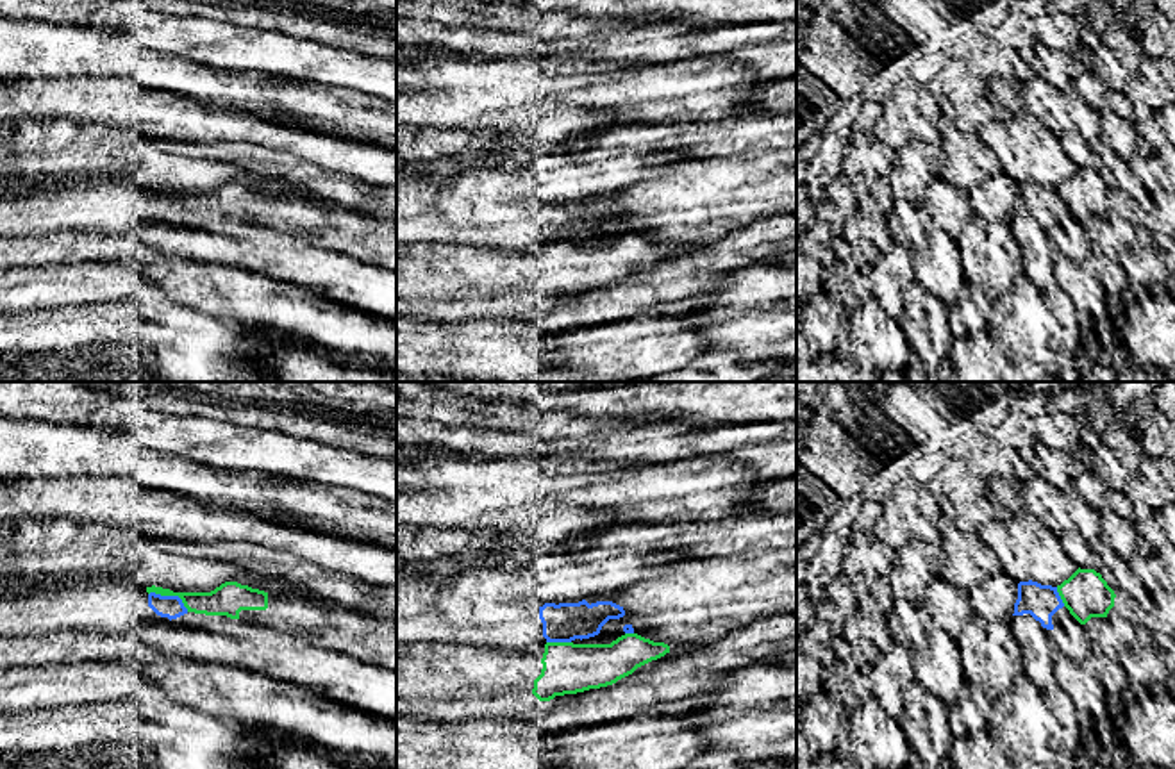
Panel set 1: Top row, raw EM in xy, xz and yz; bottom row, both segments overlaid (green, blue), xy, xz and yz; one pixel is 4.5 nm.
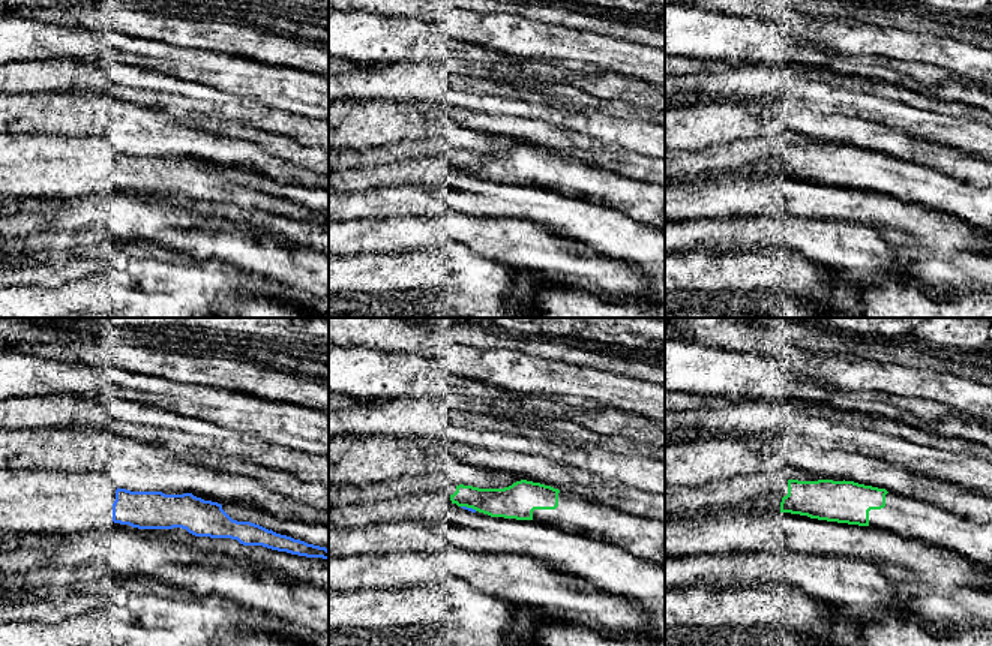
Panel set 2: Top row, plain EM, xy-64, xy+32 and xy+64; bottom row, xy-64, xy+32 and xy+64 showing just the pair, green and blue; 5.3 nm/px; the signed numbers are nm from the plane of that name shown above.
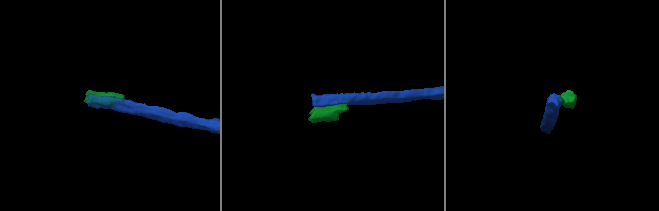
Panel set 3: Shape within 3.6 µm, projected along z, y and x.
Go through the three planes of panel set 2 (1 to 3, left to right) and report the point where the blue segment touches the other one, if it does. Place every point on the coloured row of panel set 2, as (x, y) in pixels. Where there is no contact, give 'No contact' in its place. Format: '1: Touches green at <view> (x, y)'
1: No contact
2: Touches green at xy+32 (468, 507)
3: No contact

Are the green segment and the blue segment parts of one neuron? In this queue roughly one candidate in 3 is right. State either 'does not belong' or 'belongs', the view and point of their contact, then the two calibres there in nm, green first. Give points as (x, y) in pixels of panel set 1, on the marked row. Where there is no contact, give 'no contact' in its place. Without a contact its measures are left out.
does not belong; meets green in xy at (170, 595); 140 nm thick on the green side, 110 nm on the other

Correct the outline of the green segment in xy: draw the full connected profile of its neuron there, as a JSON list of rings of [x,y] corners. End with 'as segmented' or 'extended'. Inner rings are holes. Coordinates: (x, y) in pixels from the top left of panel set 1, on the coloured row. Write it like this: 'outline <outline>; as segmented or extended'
outline [[[225,582],[211,592],[173,592],[155,585],[146,587],[146,592],[179,596],[188,612],[227,616],[230,619],[239,619],[241,610],[268,608],[268,592],[241,585],[238,582]]]; as segmented

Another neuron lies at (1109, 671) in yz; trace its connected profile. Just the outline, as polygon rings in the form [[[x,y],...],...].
[[[1095,649],[1088,657],[1088,666],[1104,687],[1105,699],[1098,699],[1098,707],[1091,708],[1093,721],[1104,723],[1107,719],[1116,724],[1121,717],[1121,692],[1129,687],[1127,674],[1116,658],[1109,658],[1102,651]]]

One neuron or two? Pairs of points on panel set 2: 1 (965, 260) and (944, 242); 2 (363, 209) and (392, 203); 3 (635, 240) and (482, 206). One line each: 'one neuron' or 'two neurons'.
1: one neuron
2: one neuron
3: one neuron

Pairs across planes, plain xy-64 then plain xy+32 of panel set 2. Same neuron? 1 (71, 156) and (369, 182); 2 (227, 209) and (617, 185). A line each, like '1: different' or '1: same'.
1: same
2: different

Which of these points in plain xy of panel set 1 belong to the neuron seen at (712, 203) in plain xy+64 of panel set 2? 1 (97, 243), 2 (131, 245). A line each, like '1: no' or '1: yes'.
1: yes
2: yes

